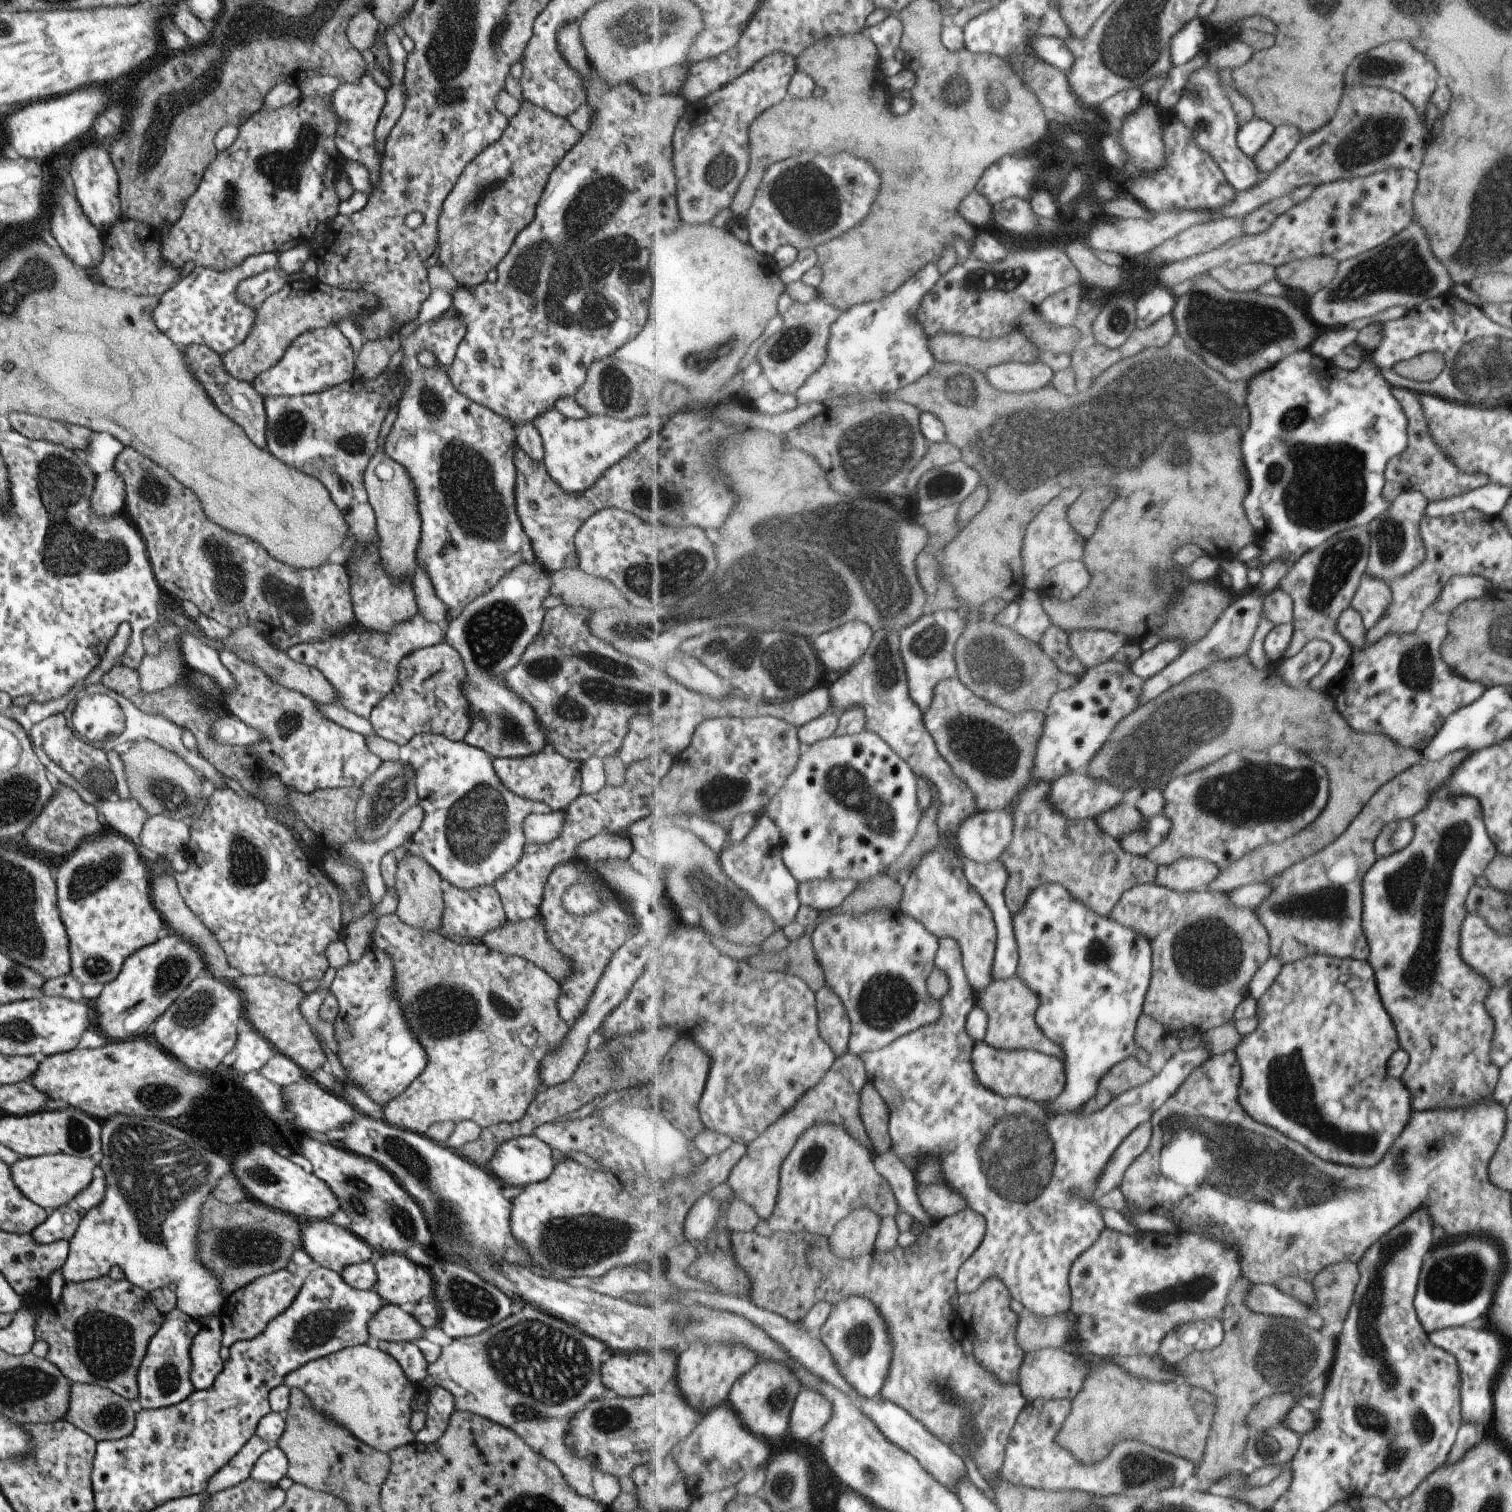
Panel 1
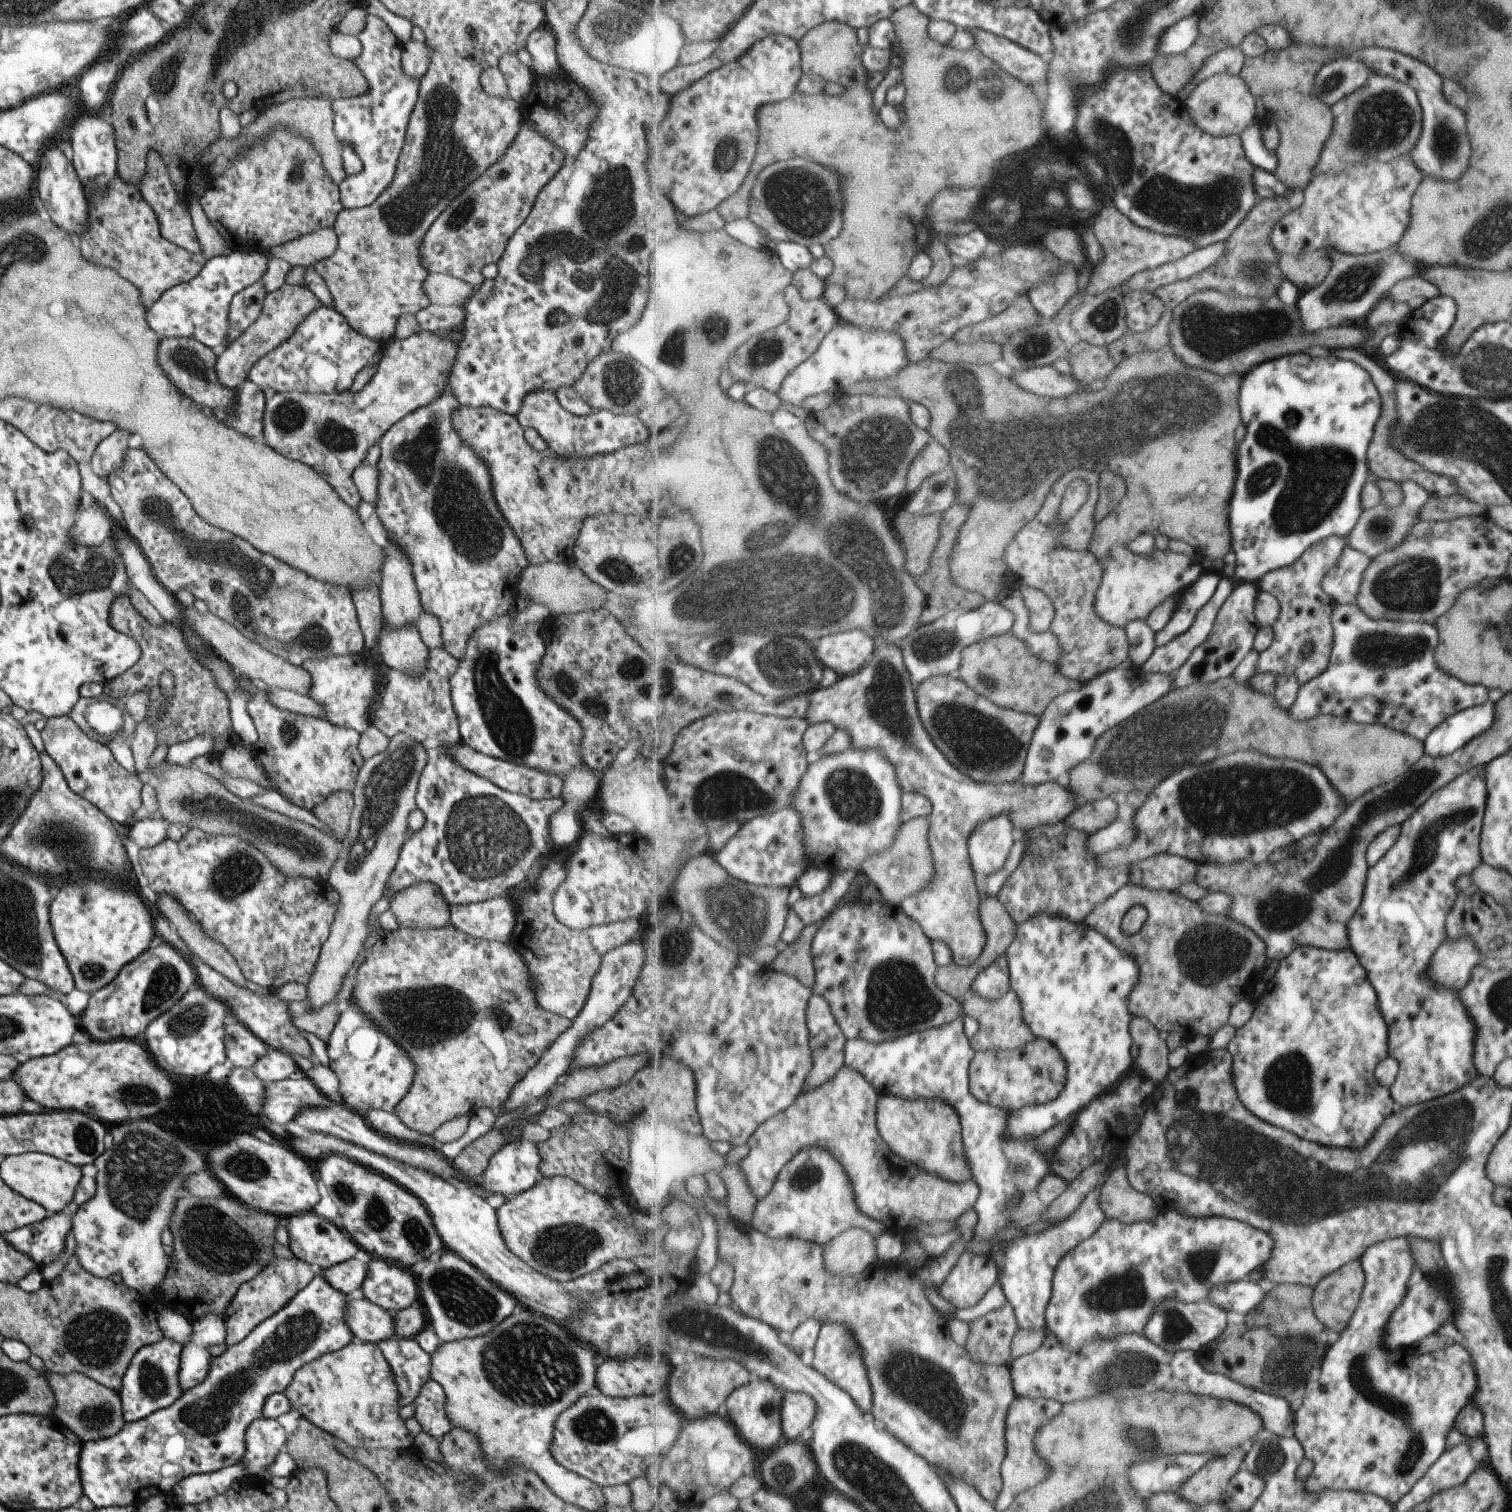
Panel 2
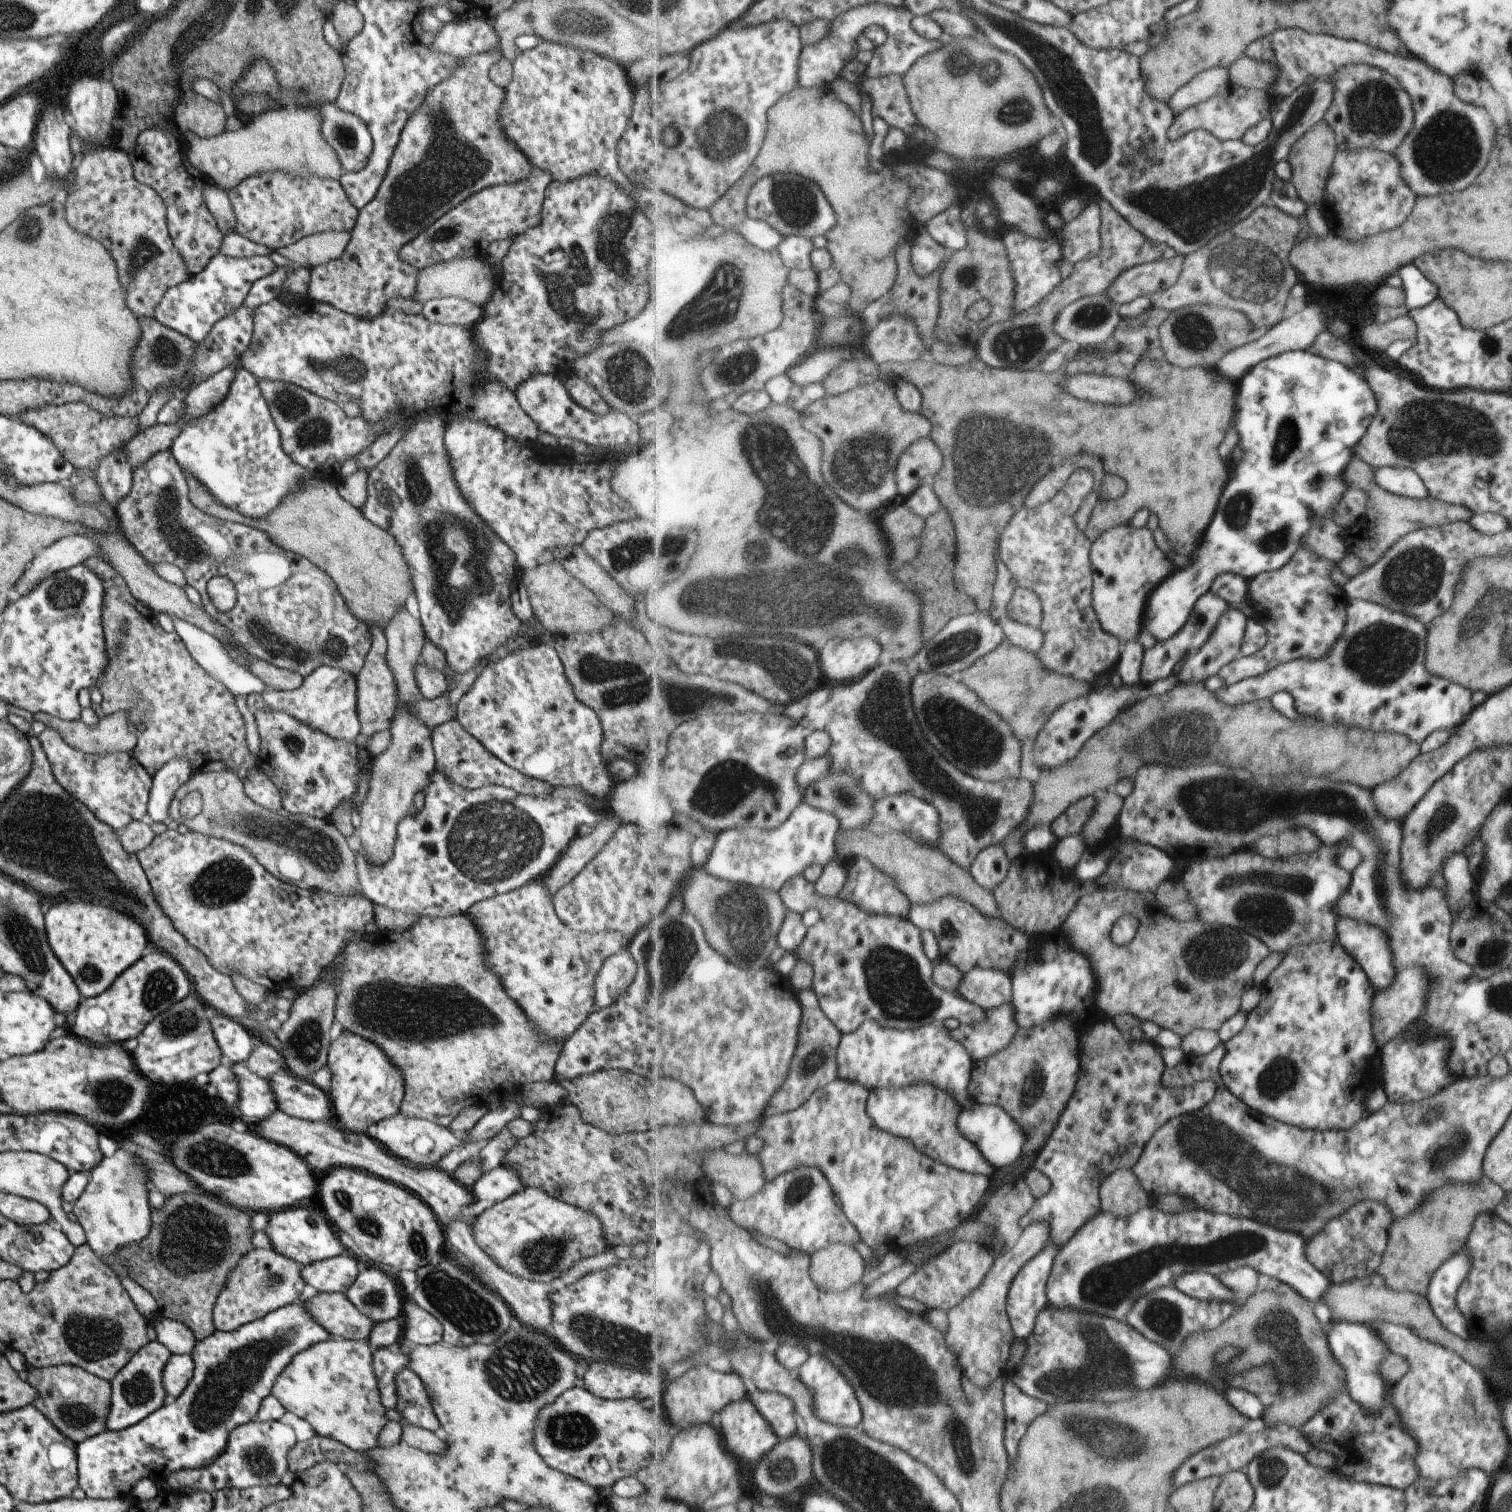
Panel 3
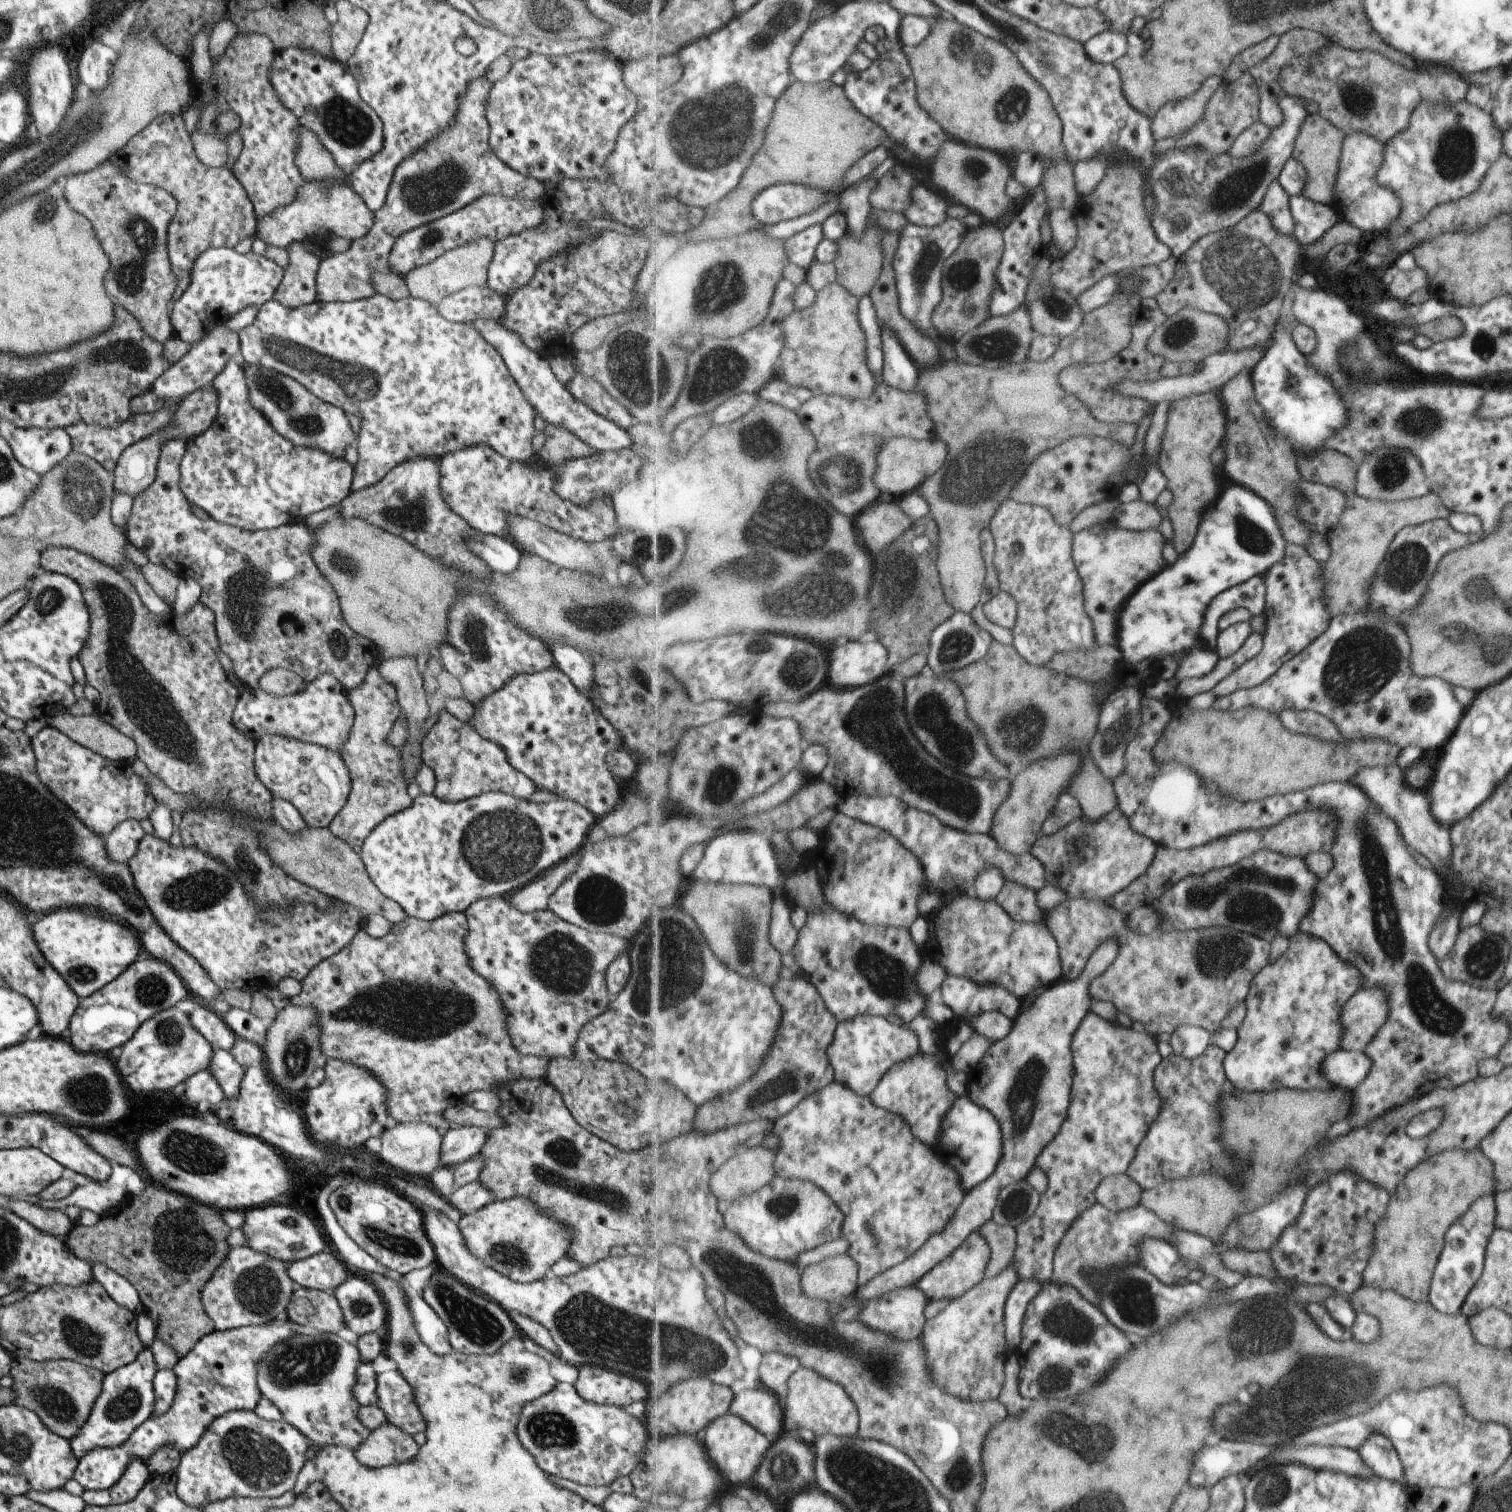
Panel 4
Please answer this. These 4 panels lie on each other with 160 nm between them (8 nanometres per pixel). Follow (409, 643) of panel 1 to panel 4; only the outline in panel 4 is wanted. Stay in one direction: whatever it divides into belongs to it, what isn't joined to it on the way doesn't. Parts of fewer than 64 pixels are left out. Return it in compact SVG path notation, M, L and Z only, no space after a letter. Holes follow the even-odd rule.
M323 673L306 683L302 691L286 697L266 695L257 685L255 688L241 685L230 719L231 724L253 742L263 735L281 735L335 751L347 738L353 713L347 692L339 681Z

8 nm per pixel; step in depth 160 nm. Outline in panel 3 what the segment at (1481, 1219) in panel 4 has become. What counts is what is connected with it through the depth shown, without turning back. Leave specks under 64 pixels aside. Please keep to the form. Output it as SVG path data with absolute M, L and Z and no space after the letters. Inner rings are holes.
M1459 1248L1432 1274L1424 1294L1431 1312L1438 1318L1442 1326L1464 1338L1469 1338L1467 1332L1469 1324L1458 1309L1456 1292L1471 1265L1470 1256L1466 1250Z

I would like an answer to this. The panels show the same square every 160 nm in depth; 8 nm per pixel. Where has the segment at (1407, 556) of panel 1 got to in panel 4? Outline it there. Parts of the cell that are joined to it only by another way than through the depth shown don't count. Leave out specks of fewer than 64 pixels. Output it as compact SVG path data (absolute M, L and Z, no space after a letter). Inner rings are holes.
M1382 444L1363 455L1363 460L1356 465L1354 491L1358 497L1372 501L1419 500L1429 493L1429 484L1427 484L1420 460L1409 449L1388 447L1386 444Z

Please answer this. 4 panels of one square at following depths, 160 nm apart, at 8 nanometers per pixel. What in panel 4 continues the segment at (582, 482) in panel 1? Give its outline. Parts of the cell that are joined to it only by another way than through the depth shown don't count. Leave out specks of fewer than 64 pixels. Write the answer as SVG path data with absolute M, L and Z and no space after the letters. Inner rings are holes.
M473 319L467 324L470 324L479 333L479 336L497 351L497 354L503 359L511 378L513 378L515 384L518 384L524 398L528 400L539 418L565 427L593 452L618 451L620 448L633 445L625 429L603 418L586 404L573 398L566 387L551 372L547 358L531 350L517 333L507 330L499 320Z

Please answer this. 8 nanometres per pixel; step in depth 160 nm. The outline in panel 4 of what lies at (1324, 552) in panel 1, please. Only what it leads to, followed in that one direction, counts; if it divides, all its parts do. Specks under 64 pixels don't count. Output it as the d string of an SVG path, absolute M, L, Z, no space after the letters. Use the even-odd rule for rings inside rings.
M1286 544L1285 556L1266 572L1266 632L1264 648L1255 658L1235 669L1226 679L1217 683L1212 692L1217 697L1227 696L1241 689L1263 684L1294 656L1304 651L1323 631L1329 627L1330 618L1326 605L1322 603L1320 562L1311 558L1304 546Z

